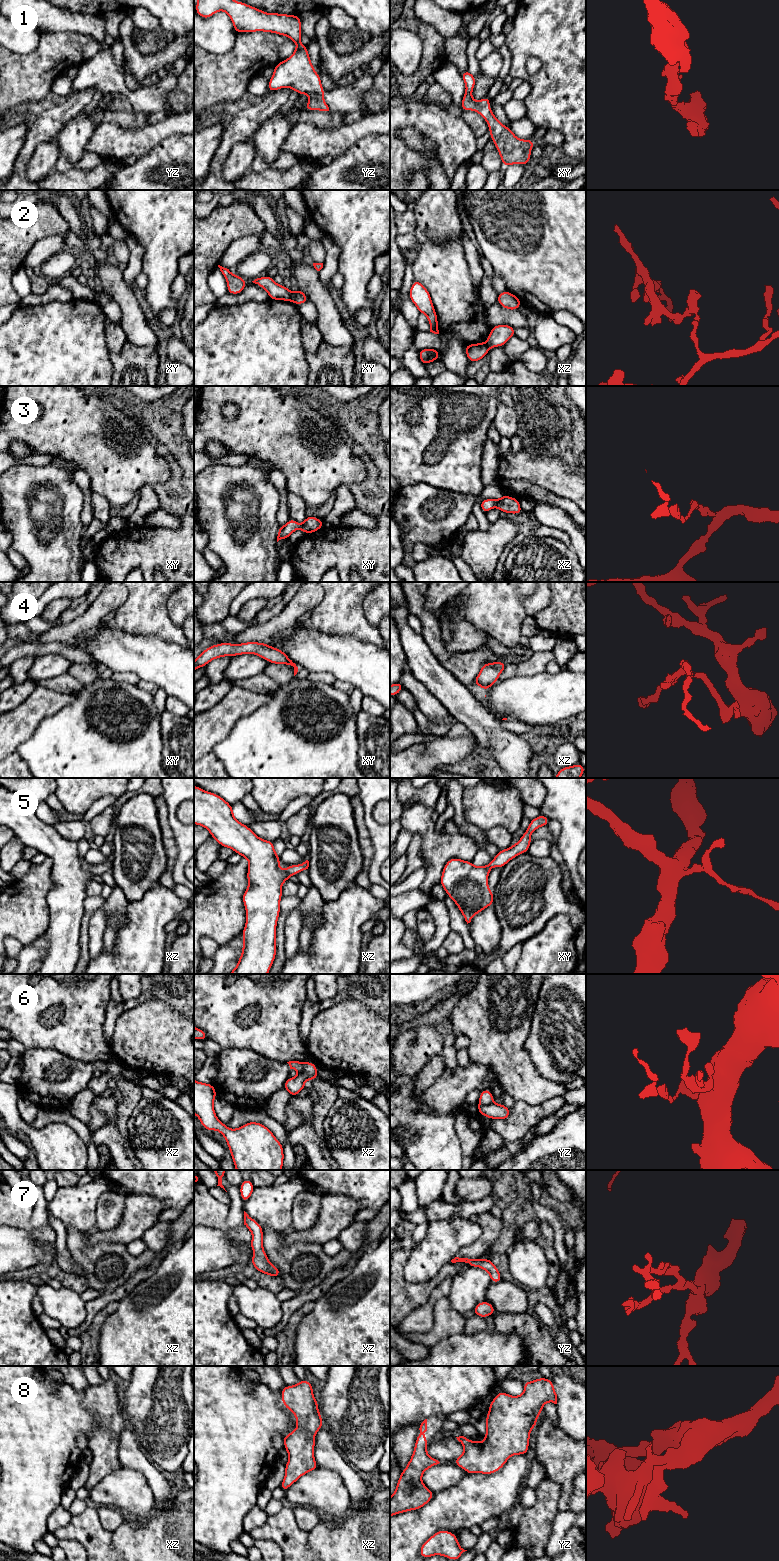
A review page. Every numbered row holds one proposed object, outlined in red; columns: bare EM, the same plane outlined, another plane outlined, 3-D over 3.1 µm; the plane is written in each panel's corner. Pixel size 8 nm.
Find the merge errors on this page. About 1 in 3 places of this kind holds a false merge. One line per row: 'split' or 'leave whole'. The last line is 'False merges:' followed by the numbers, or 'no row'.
1: leave whole
2: split
3: leave whole
4: split
5: leave whole
6: split
7: leave whole
8: leave whole
False merges: 2, 4, 6

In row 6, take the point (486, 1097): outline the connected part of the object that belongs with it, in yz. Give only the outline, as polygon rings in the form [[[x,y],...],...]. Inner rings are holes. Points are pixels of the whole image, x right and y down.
[[[484,1089],[483,1091],[480,1092],[480,1097],[479,1097],[479,1102],[478,1105],[488,1105],[490,1103],[493,1103],[494,1098],[489,1089]]]

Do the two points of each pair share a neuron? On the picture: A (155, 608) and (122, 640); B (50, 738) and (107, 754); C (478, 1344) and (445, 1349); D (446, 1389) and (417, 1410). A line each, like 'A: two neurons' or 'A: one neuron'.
A: two neurons
B: one neuron
C: one neuron
D: one neuron

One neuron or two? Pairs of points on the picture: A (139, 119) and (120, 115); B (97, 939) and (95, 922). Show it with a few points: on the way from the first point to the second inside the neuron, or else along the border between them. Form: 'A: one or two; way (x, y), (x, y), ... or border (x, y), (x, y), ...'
A: one; way (134, 119), (125, 119)
B: one; way (96, 935), (96, 926)

